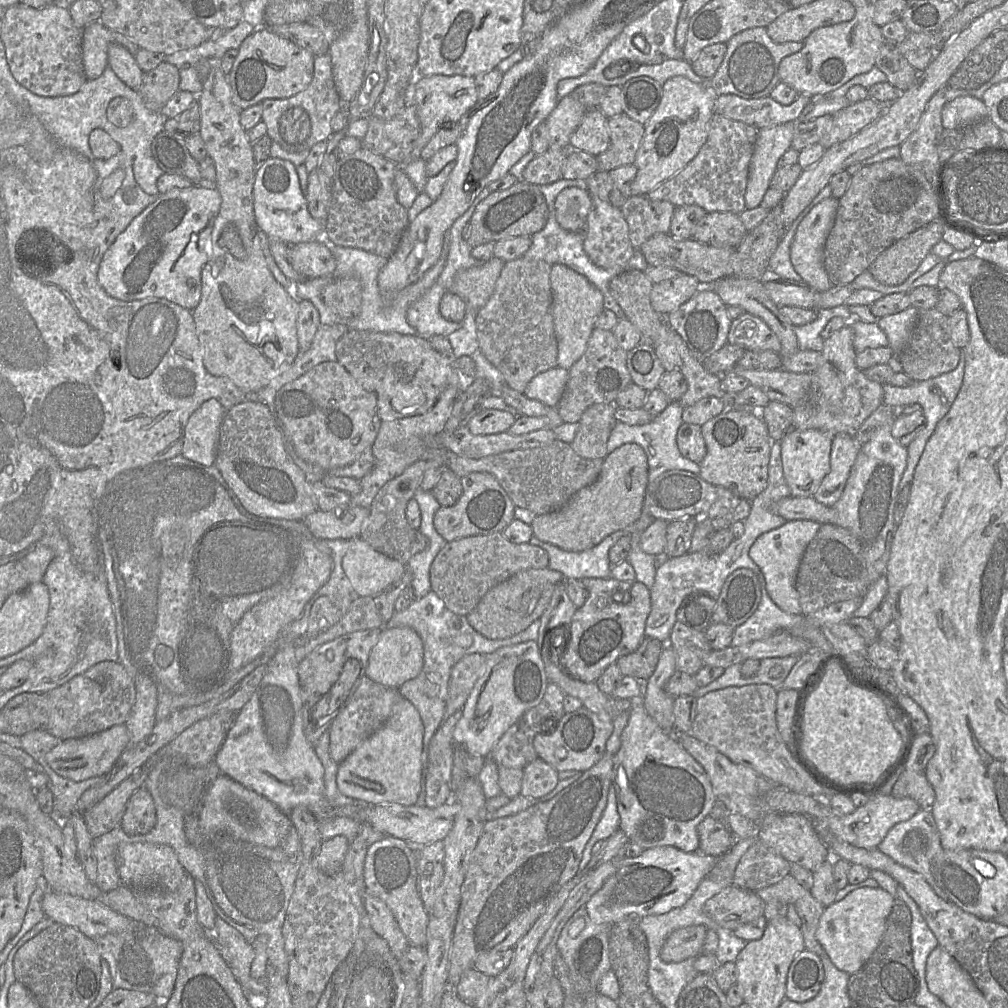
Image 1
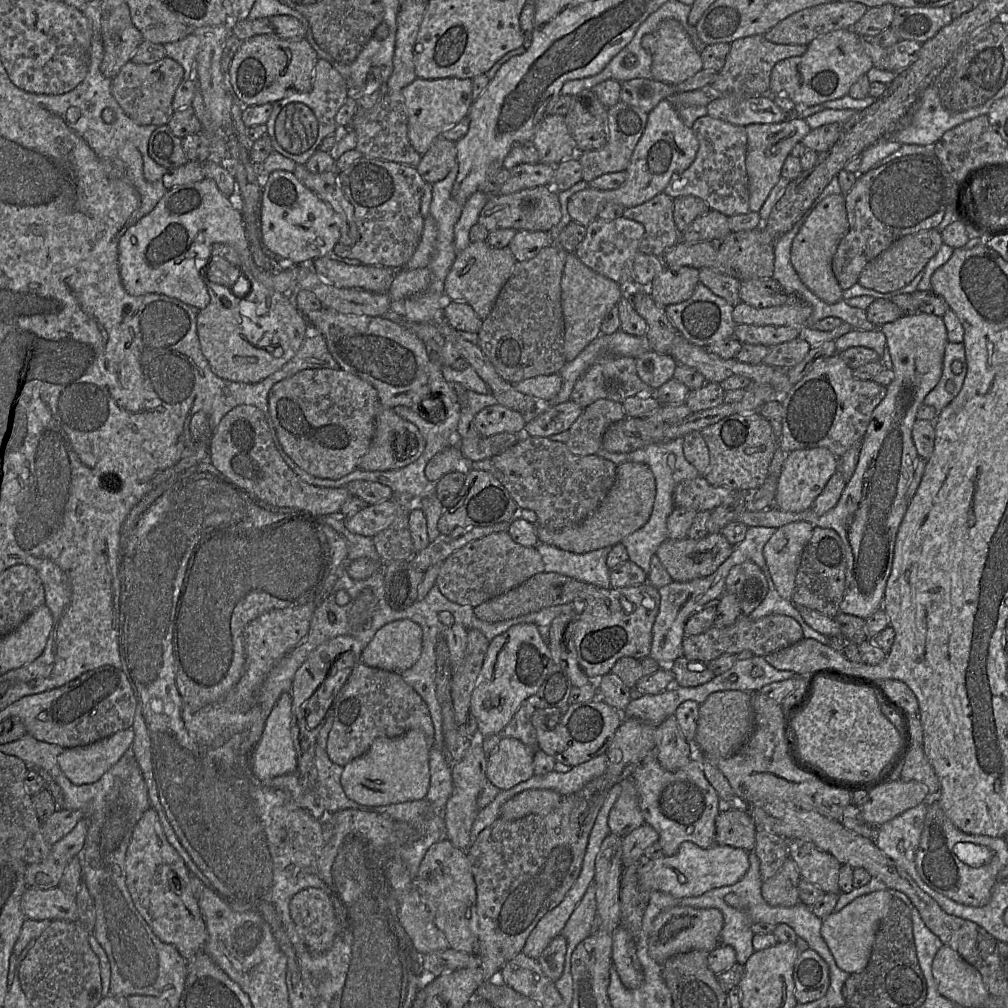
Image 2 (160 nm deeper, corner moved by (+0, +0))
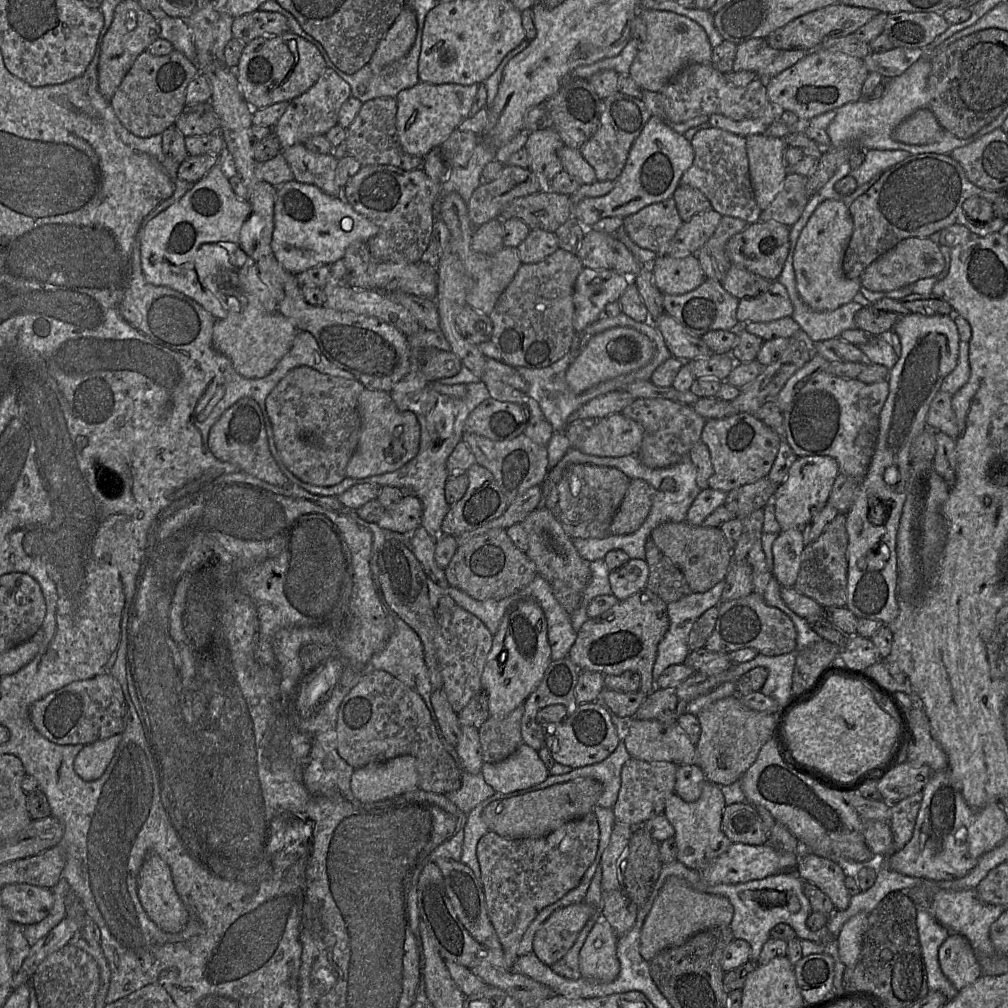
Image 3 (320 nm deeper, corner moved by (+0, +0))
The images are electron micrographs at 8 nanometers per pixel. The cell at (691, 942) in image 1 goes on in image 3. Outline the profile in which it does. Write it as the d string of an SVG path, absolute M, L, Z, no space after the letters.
M671 876L660 889L644 920L640 936L641 956L650 962L662 950L680 946L698 932L729 926L733 914L733 905L726 897L696 891L686 881Z

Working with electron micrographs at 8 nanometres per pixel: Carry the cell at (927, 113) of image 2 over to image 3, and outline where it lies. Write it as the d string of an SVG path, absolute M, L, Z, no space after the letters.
M920 57L901 75L893 77L882 96L874 101L861 99L848 102L836 109L836 115L826 128L832 146L850 146L861 151L867 150L904 150L910 154L950 153L958 147L972 143L972 137L958 138L947 130L943 130L940 140L929 144L905 144L893 139L894 129L915 111L928 108L929 95L927 91L928 76L931 71L931 58Z

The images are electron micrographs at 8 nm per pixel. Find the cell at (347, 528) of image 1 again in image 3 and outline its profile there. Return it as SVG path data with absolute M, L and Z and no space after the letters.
M405 494L394 505L386 508L377 524L385 531L411 534L421 525L422 503L414 494Z

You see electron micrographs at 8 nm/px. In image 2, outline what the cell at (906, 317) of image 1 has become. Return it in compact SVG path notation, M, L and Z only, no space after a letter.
M925 312L902 315L879 329L886 336L894 379L887 386L885 397L872 413L861 441L855 472L846 483L837 504L821 516L817 516L810 509L792 513L772 506L762 511L746 510L736 519L747 527L777 529L792 522L805 521L814 527L835 530L845 545L847 560L846 589L839 611L863 619L883 608L896 536L909 503L906 491L918 457L912 440L912 428L925 396L939 382L945 348L949 342L943 318Z

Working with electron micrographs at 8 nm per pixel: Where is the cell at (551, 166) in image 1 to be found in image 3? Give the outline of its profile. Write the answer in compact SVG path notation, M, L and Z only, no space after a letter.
M504 165L500 174L490 183L480 185L468 202L469 219L481 226L497 219L514 199L535 194L546 184L530 168Z

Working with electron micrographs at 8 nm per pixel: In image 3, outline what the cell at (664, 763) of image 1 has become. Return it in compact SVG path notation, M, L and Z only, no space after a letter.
M710 781L704 783L701 795L695 802L685 802L676 794L672 794L667 799L663 814L674 828L677 861L687 868L701 871L729 849L732 842L721 828L725 806L720 786Z

